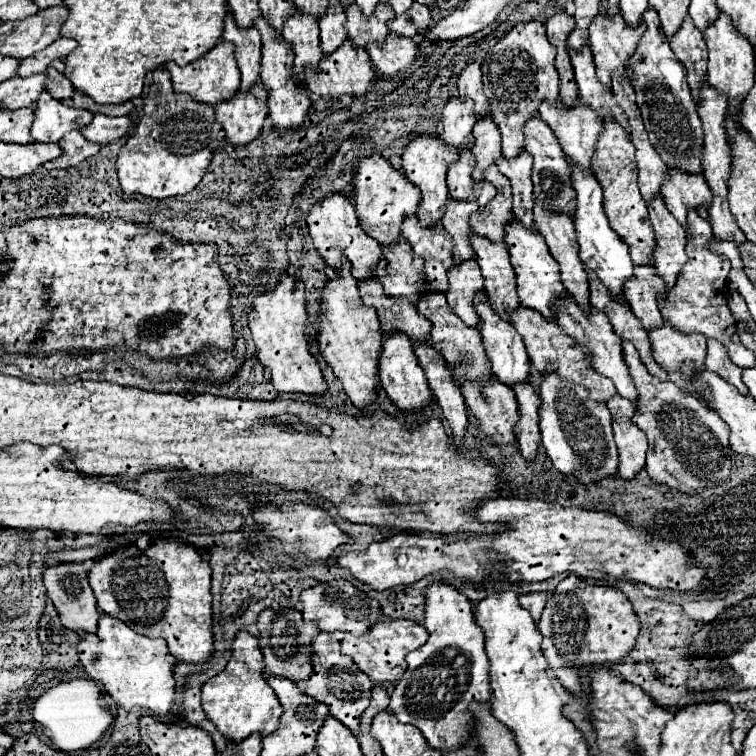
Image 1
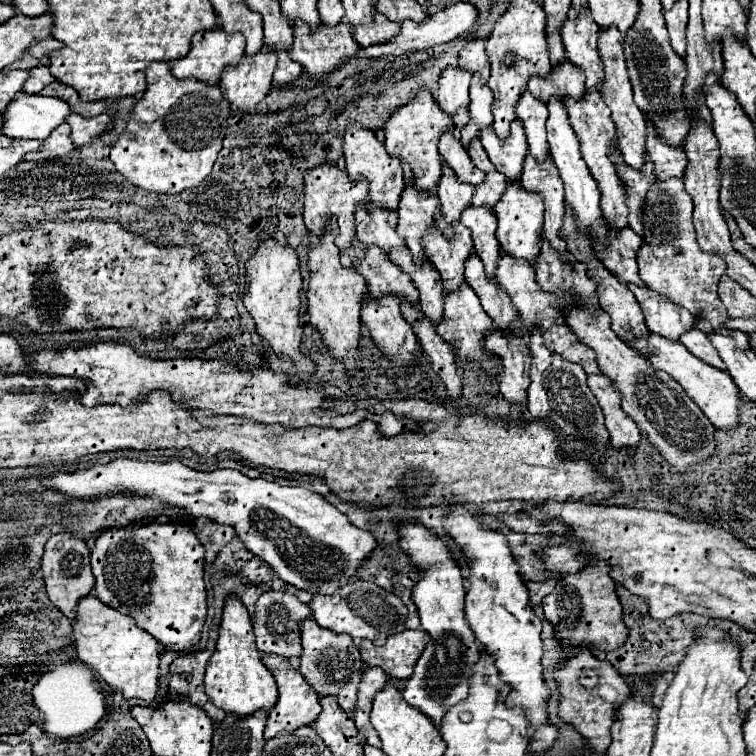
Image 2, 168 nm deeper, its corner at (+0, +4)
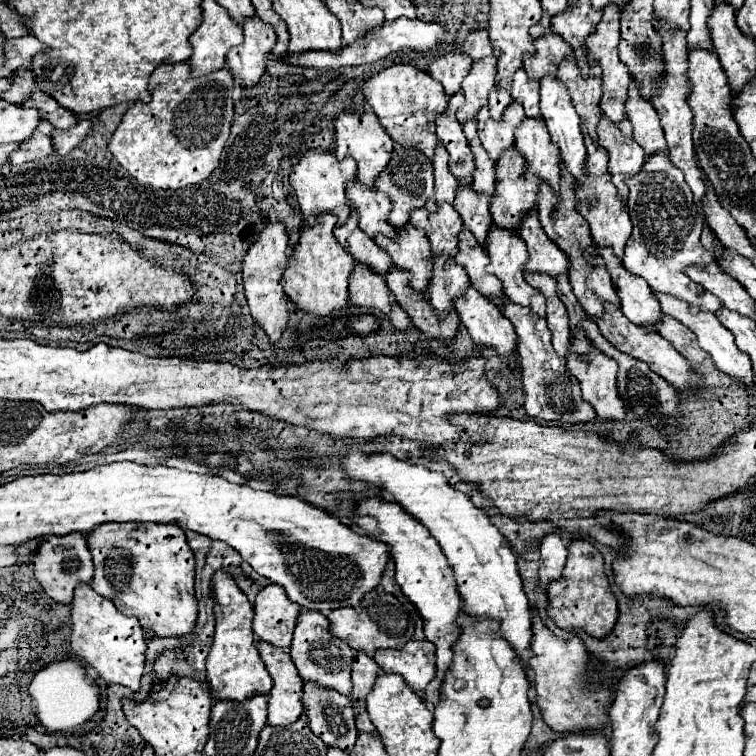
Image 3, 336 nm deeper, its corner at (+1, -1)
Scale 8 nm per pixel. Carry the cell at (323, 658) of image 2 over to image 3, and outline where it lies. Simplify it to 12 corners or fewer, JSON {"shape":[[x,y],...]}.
{"shape":[[301,611],[289,653],[303,681],[351,693],[355,651]]}

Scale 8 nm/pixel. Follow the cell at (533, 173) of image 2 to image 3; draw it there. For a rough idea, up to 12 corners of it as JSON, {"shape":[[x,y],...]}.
{"shape":[[525,119],[515,149],[559,197],[561,157],[541,119]]}

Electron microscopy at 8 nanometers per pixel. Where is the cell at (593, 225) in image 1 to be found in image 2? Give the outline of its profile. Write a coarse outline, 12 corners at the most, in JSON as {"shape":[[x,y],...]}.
{"shape":[[548,100],[548,146],[578,228],[600,242],[600,192],[562,100]]}

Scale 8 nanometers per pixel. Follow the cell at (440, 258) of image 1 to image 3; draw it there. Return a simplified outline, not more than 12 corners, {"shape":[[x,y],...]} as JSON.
{"shape":[[395,145],[377,191],[387,217],[403,229],[435,193],[433,165],[417,149]]}

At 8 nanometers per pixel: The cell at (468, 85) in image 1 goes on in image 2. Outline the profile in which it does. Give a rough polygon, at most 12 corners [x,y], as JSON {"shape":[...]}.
{"shape":[[484,40],[468,42],[460,50],[458,64],[480,72],[488,82],[490,60]]}

